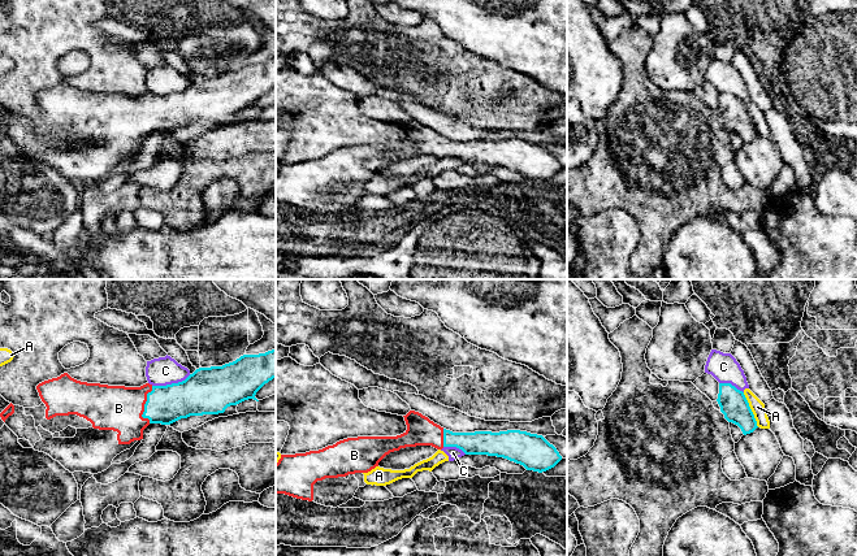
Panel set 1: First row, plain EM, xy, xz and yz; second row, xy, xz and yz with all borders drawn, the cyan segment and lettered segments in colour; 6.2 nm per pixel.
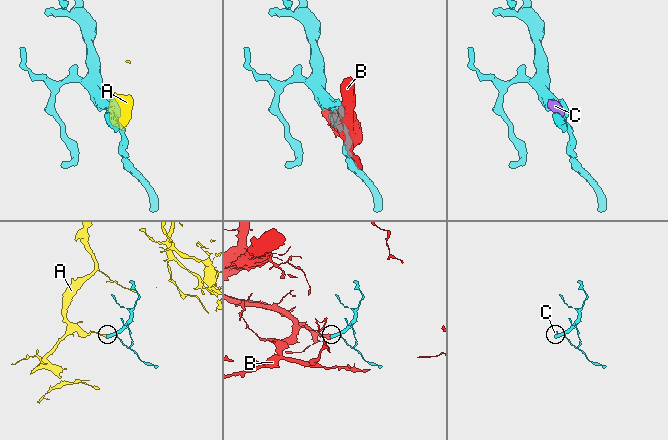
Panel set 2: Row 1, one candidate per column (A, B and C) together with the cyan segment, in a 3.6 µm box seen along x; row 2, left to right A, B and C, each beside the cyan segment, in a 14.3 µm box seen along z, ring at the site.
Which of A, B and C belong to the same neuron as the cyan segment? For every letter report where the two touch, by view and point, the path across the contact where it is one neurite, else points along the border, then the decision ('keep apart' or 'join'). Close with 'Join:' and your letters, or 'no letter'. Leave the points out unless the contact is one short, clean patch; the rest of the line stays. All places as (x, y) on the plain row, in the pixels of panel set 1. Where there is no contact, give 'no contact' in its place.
A: contact yz (751, 118); border yz (743, 101), (758, 135); keep apart
B: contact xy (145, 114); way xy (165, 113), (145, 114), (118, 117); join
C: contact xy (172, 92); border xy (190, 83), (177, 91), (152, 95); keep apart
Join: B

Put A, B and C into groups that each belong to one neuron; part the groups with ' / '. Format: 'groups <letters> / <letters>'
groups A C / B

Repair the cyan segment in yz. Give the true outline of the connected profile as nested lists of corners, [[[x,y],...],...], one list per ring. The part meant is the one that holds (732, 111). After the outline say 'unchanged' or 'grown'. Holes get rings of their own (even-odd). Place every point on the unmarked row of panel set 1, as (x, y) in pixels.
[[[719,92],[717,110],[724,127],[737,134],[744,144],[753,142],[758,136],[744,101],[731,92]]]; unchanged

